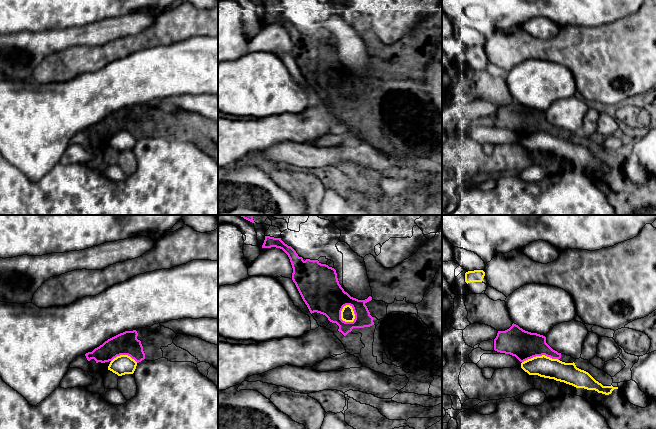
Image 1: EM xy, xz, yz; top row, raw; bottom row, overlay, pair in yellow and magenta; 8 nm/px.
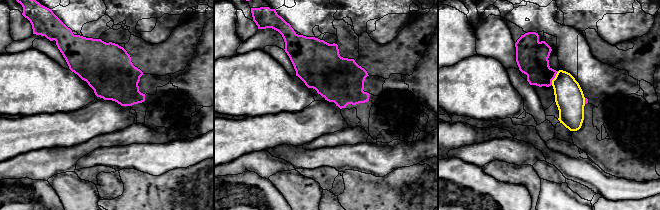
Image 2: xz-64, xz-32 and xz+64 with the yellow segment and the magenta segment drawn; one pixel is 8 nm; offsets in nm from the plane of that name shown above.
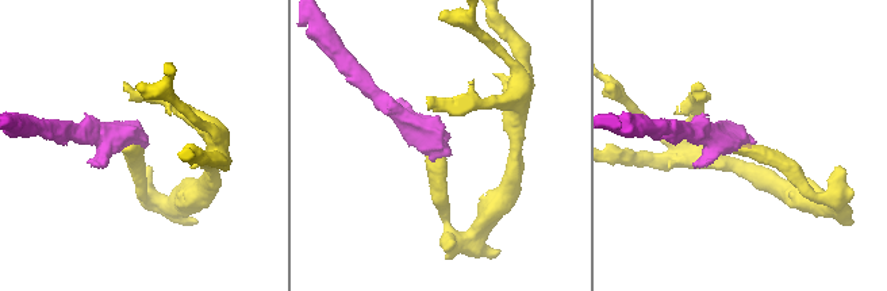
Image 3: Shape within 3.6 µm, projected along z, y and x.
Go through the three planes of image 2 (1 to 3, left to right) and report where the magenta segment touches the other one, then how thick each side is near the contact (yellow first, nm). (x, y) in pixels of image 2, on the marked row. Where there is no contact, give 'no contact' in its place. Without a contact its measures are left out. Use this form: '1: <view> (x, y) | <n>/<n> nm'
1: no contact
2: no contact
3: xz+64 (554, 78) | 240/260 nm

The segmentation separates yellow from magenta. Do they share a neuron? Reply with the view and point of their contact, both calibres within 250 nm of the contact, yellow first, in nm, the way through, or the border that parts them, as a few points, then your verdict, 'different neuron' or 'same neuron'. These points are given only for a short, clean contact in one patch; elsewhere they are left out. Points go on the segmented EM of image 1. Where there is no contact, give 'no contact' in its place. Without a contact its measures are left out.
meets yellow in xz at (353, 312); 110 nm thick on the yellow side, 280 nm on the other; border along xz (346, 304), (352, 308), (354, 314), (352, 322); different neuron

